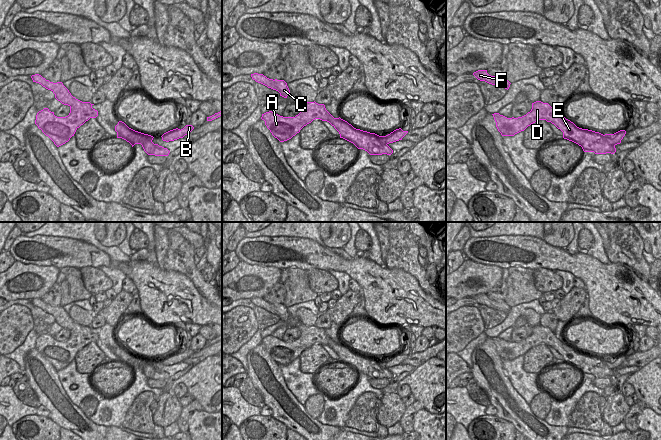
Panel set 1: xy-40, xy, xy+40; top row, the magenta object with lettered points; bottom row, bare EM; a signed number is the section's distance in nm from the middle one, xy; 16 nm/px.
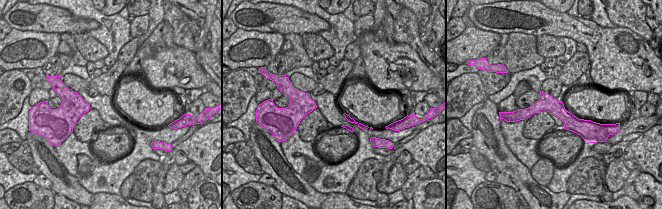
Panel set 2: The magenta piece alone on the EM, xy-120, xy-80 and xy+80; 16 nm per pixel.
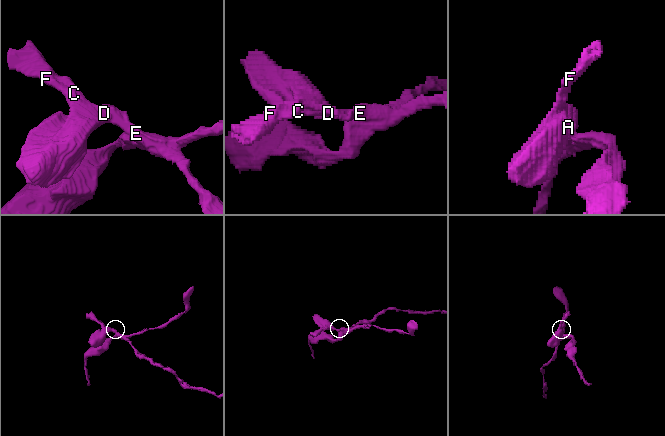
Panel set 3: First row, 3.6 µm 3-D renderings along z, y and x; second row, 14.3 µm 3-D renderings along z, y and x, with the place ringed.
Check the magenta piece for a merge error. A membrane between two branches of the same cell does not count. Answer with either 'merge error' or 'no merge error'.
merge error

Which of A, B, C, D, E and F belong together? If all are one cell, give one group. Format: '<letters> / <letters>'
A C D E F / B

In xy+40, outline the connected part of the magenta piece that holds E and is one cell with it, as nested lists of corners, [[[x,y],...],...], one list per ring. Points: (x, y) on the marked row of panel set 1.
[[[536,101],[532,103],[530,112],[518,118],[507,118],[499,113],[492,115],[502,136],[514,136],[524,131],[531,124],[539,120],[546,120],[563,132],[564,139],[578,144],[584,152],[594,152],[595,154],[614,154],[616,152],[615,146],[609,144],[603,134],[577,127],[564,117],[562,111],[557,114],[548,103]]]

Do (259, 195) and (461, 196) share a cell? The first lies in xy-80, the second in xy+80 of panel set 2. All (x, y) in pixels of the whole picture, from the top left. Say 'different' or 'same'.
different

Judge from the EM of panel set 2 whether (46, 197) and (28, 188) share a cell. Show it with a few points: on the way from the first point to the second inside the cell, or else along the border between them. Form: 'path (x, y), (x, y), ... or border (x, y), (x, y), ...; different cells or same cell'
path (42, 197), (37, 197), (32, 192); same cell

